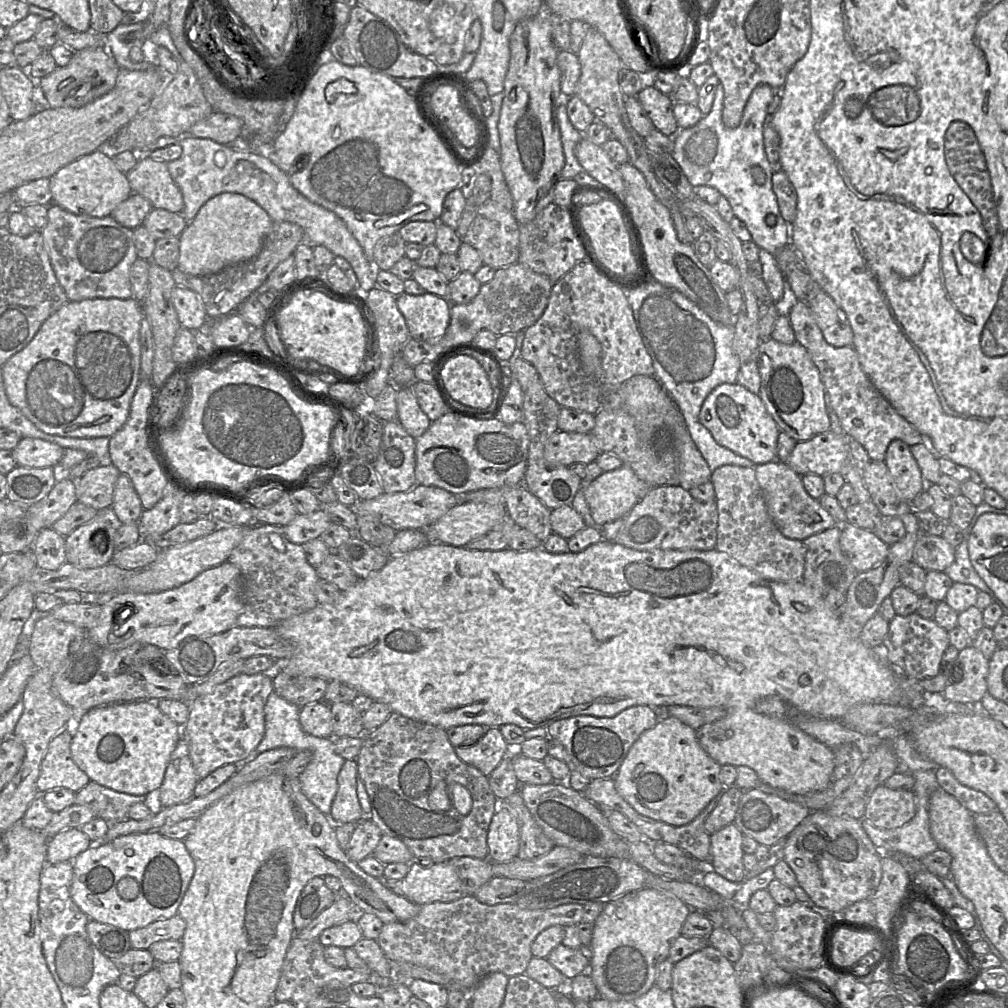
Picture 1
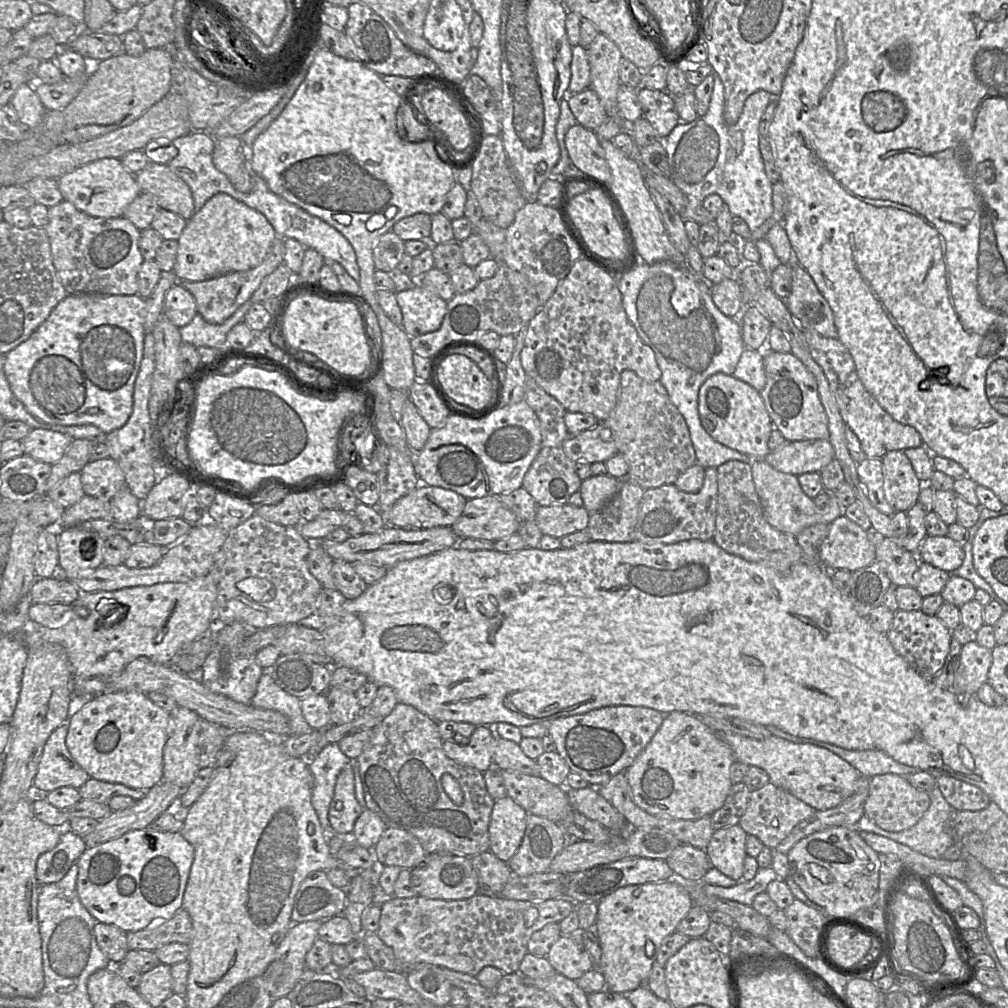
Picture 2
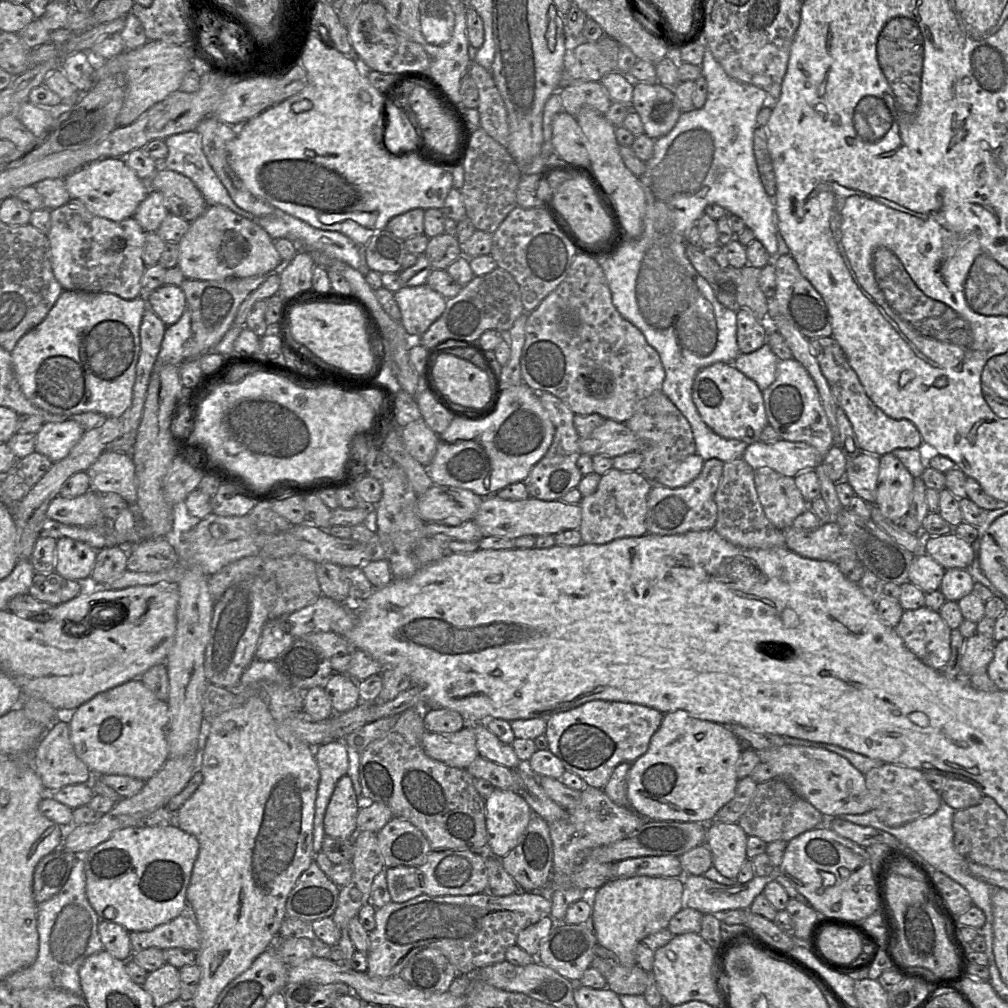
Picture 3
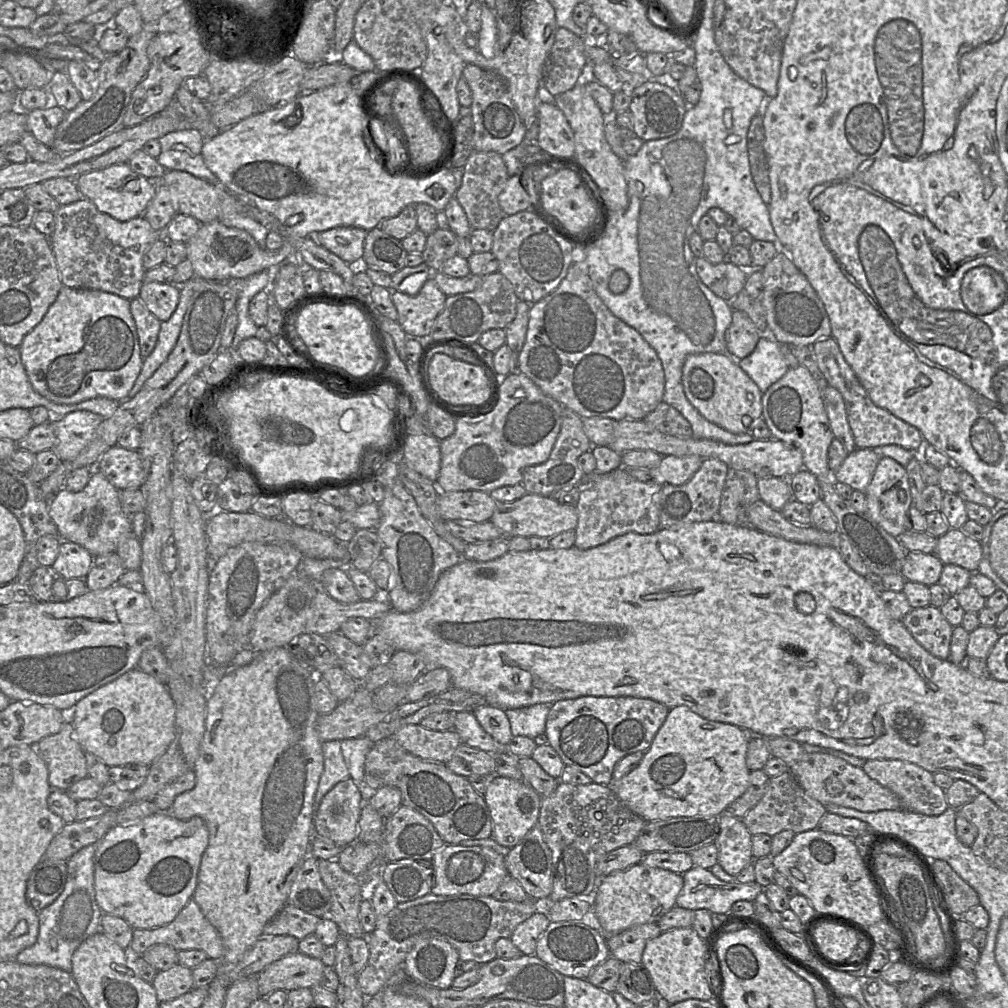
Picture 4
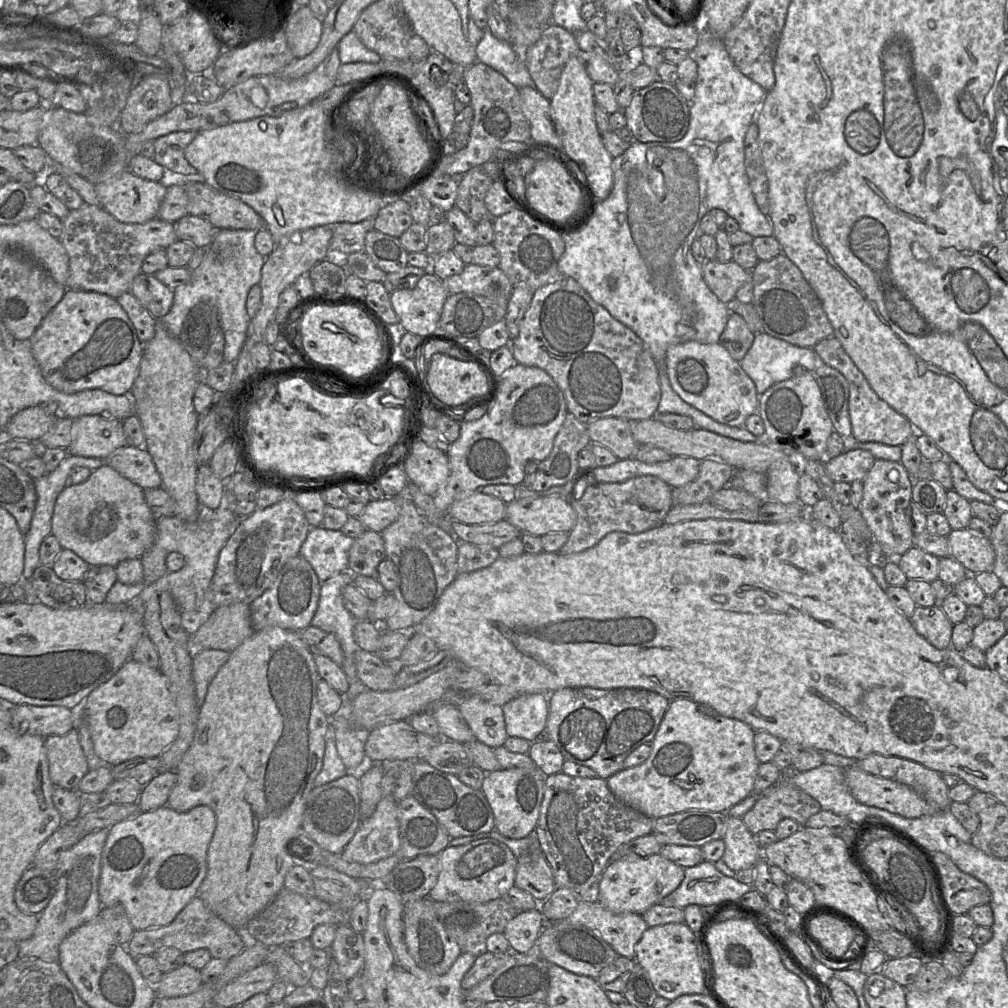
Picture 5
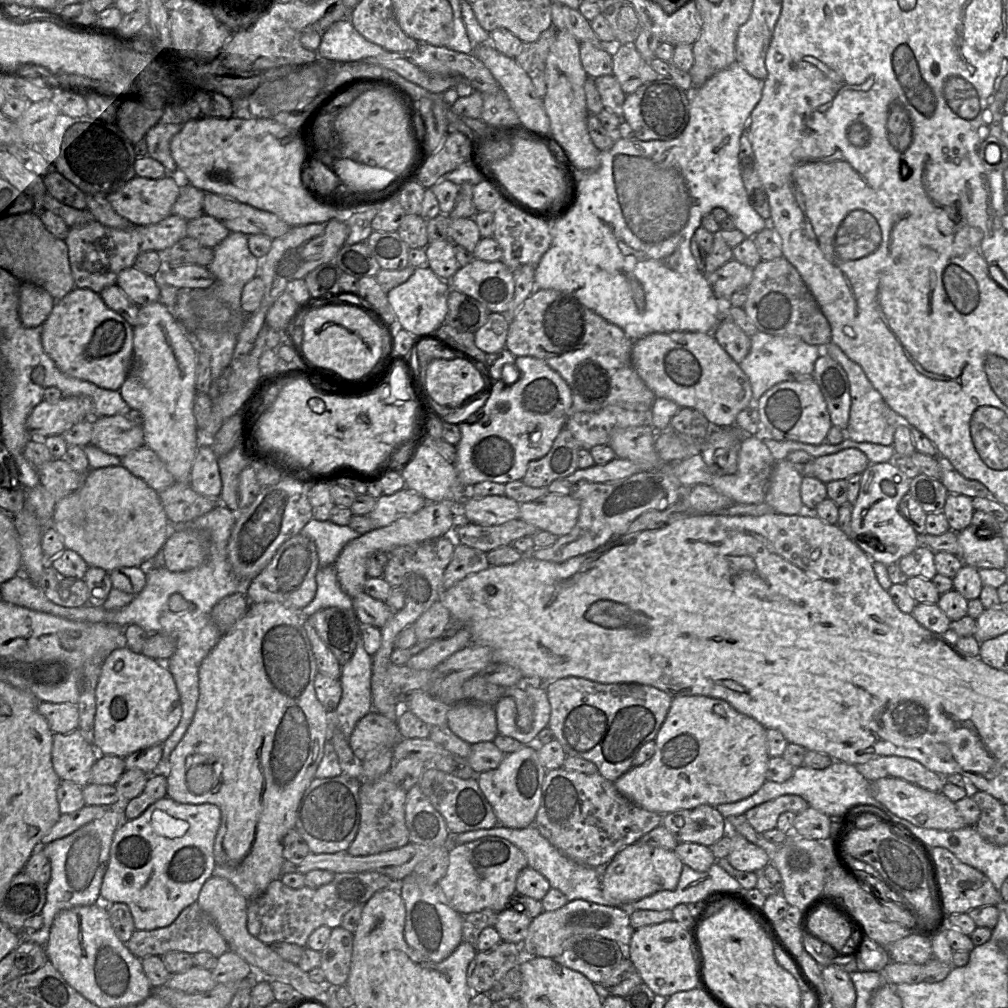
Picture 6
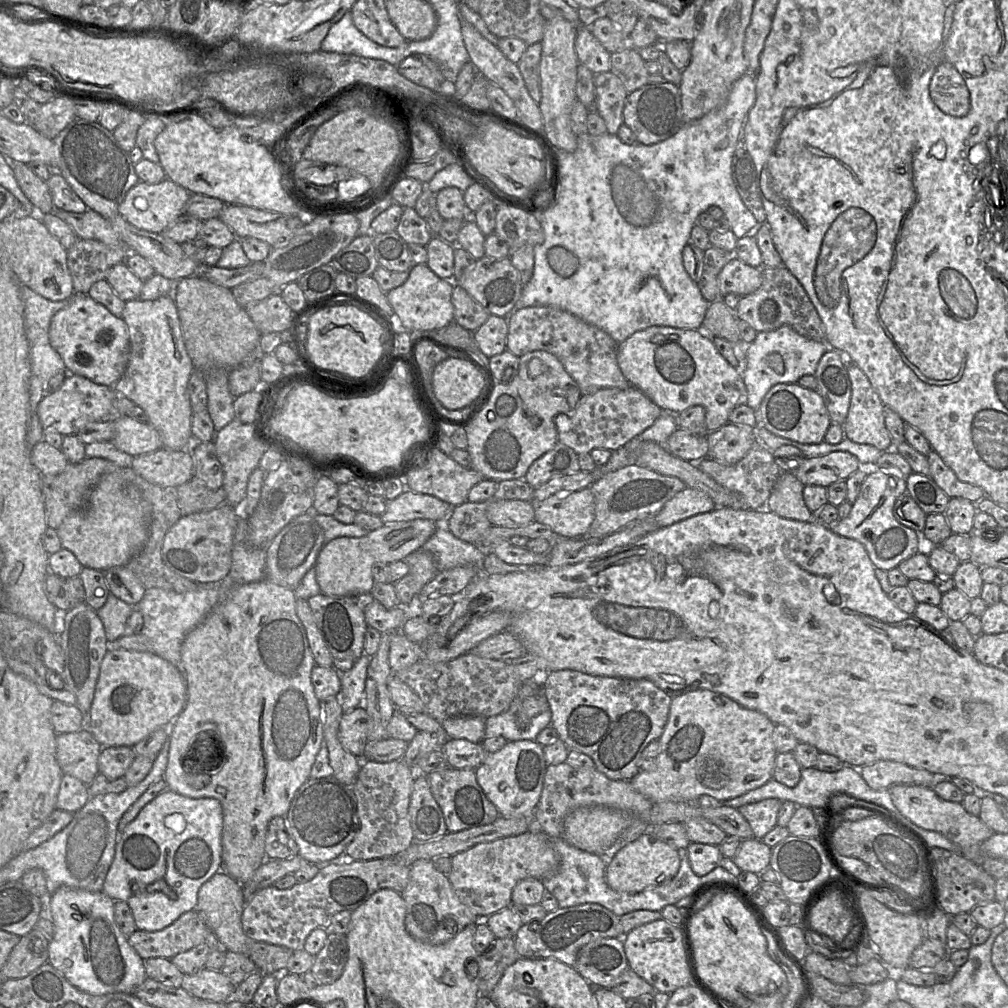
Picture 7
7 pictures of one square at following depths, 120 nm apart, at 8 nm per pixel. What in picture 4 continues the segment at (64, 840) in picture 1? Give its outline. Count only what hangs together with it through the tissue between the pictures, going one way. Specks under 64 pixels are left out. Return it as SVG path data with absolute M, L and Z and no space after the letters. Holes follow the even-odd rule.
M43 858L32 870L26 884L26 900L37 912L52 904L64 890L67 861Z

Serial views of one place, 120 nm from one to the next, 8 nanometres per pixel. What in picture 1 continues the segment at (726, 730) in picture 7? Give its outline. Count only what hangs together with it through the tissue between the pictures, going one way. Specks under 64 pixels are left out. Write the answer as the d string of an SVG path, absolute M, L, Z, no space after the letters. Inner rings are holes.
M662 715L658 723L643 732L632 745L613 778L619 794L637 812L670 825L682 826L692 822L726 789L720 780L721 767L701 746L696 729L674 716Z

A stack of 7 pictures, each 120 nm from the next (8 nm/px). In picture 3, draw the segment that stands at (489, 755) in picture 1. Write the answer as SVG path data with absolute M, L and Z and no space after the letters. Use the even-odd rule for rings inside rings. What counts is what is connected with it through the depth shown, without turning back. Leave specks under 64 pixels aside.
M475 724L467 725L455 733L427 731L422 737L425 753L451 767L467 769L480 755L477 748Z

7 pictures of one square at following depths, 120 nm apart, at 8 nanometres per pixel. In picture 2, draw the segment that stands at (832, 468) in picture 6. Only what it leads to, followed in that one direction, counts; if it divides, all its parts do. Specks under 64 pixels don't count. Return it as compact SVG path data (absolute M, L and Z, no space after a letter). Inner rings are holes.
M866 457L857 465L857 474L865 486L870 502L882 513L890 517L896 510L889 505L883 491L882 460Z

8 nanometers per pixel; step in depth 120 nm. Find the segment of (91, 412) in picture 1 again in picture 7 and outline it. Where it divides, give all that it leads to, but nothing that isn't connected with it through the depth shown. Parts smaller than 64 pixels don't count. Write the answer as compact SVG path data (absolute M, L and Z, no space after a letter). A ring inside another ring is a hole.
M74 293L68 306L54 315L50 323L49 339L62 357L68 374L114 387L125 371L129 351L127 325L122 317L113 315L88 294Z

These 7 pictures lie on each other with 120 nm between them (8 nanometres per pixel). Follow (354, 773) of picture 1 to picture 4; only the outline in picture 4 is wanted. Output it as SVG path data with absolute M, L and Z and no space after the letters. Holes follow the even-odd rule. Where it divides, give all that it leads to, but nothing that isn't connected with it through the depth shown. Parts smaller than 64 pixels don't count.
M349 778L336 784L322 799L314 816L314 833L343 848L358 838L363 797Z

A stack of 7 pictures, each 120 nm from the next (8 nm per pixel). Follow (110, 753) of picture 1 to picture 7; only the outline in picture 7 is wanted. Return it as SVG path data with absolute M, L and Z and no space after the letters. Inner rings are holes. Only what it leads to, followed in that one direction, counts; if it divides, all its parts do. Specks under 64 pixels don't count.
M111 647L105 654L86 726L103 747L134 747L160 728L170 728L187 701L184 674L154 652Z

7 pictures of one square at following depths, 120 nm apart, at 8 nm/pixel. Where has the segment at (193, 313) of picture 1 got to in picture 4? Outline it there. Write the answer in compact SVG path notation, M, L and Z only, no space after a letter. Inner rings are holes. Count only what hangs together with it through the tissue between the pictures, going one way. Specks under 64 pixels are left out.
M144 281L138 298L161 322L169 320L179 302L179 286Z

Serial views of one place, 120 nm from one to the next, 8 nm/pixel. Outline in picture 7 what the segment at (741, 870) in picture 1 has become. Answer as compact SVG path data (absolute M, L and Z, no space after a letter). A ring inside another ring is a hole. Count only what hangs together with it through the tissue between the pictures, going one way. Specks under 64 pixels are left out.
M756 838L744 839L733 860L742 871L760 875L770 867L772 848Z

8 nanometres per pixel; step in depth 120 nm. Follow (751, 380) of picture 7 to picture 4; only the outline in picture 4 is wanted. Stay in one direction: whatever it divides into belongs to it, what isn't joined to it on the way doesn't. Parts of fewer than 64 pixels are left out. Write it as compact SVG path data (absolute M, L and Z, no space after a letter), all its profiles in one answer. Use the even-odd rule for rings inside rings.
M760 337L754 351L740 359L739 366L762 393L781 379L790 368L781 352L780 343L766 337Z

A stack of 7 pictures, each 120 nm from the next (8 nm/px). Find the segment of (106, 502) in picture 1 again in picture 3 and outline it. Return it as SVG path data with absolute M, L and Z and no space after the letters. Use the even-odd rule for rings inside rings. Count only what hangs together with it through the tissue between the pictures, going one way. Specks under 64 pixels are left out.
M104 451L86 472L91 490L97 493L117 493L129 506L135 506L135 465L130 454Z

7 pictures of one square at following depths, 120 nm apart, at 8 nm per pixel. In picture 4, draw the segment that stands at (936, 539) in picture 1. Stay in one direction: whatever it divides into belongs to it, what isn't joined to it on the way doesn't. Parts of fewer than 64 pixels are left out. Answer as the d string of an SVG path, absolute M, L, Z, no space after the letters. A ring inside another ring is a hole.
M949 529L937 538L934 554L946 564L958 565L970 573L978 573L982 559L981 542L961 529Z

